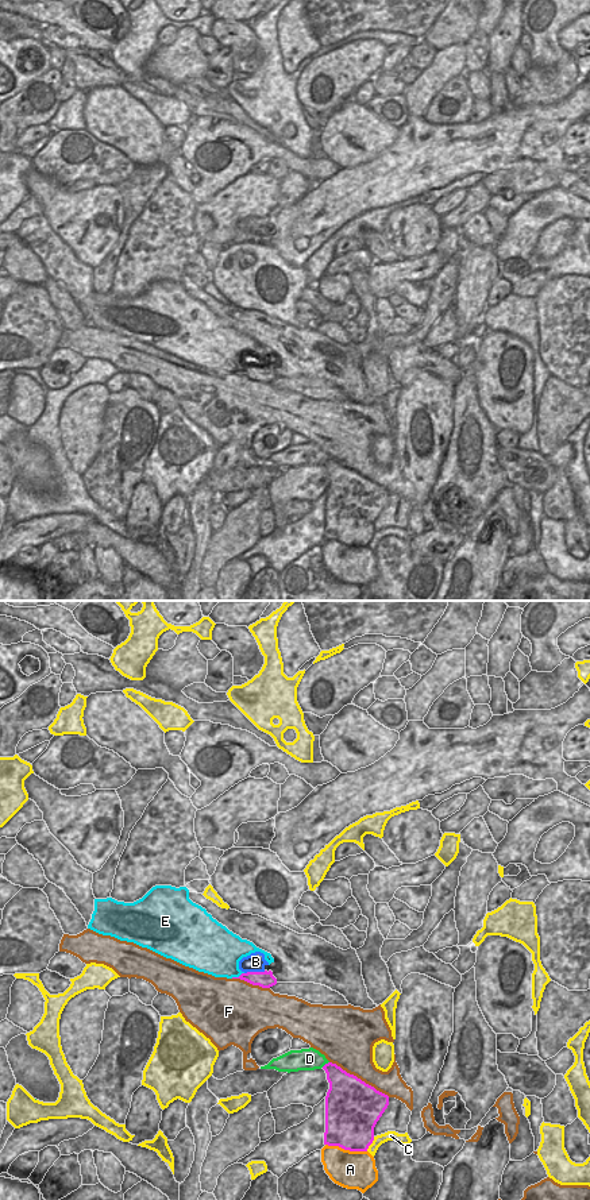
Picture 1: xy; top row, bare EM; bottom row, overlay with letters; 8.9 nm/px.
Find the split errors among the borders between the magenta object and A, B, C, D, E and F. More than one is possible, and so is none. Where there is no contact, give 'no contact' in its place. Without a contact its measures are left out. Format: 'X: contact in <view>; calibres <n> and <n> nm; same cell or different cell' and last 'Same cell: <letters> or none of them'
A: contact in xy; calibres 440 and 340 nm; different cell
B: contact in xy; calibres 150 and 170 nm; same cell
C: contact in xy; calibres 440 and 100 nm; different cell
D: contact in xy; calibres 240 and 190 nm; different cell
E: contact in xy; calibres 140 and 360 nm; different cell
F: contact in xy; calibres 480 and 360 nm; different cell
Same cell: B

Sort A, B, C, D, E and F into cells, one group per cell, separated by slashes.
A / B / C / D / E / F

